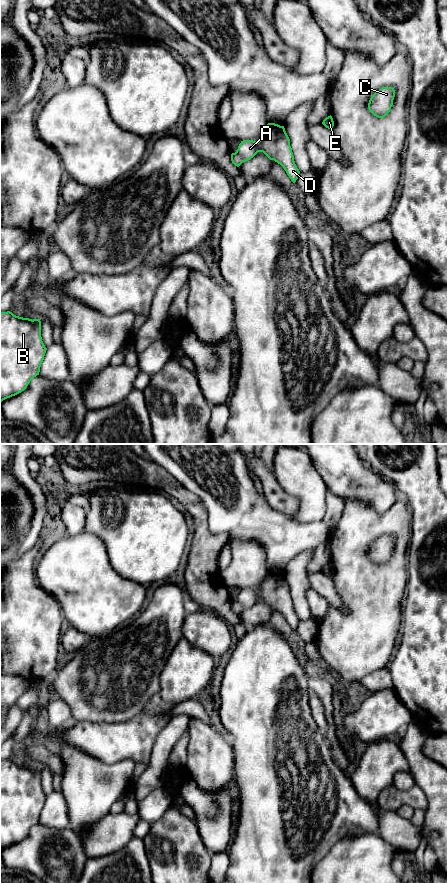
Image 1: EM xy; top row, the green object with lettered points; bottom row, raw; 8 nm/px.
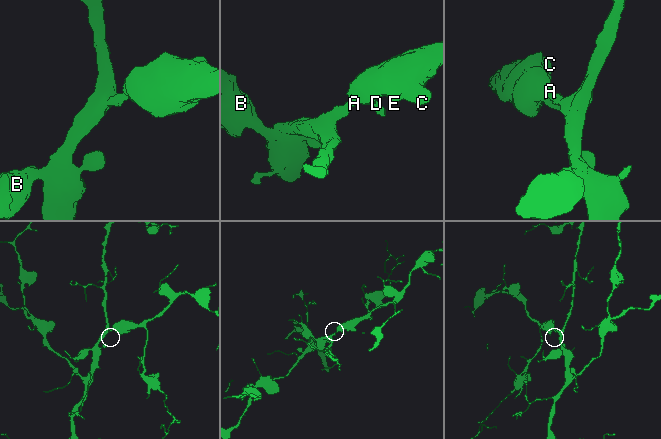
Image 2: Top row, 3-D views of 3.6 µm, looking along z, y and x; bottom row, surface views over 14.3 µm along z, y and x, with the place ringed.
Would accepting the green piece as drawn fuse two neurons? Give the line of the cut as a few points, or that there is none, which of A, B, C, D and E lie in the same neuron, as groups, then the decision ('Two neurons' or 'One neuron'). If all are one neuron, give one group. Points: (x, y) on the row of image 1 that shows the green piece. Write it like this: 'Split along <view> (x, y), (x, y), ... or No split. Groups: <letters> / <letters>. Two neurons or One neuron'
No split. Groups: A B C D E. One neuron

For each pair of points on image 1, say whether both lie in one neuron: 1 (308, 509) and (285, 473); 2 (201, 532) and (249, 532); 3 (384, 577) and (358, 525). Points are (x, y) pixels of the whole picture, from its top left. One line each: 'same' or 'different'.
1: same
2: different
3: same

